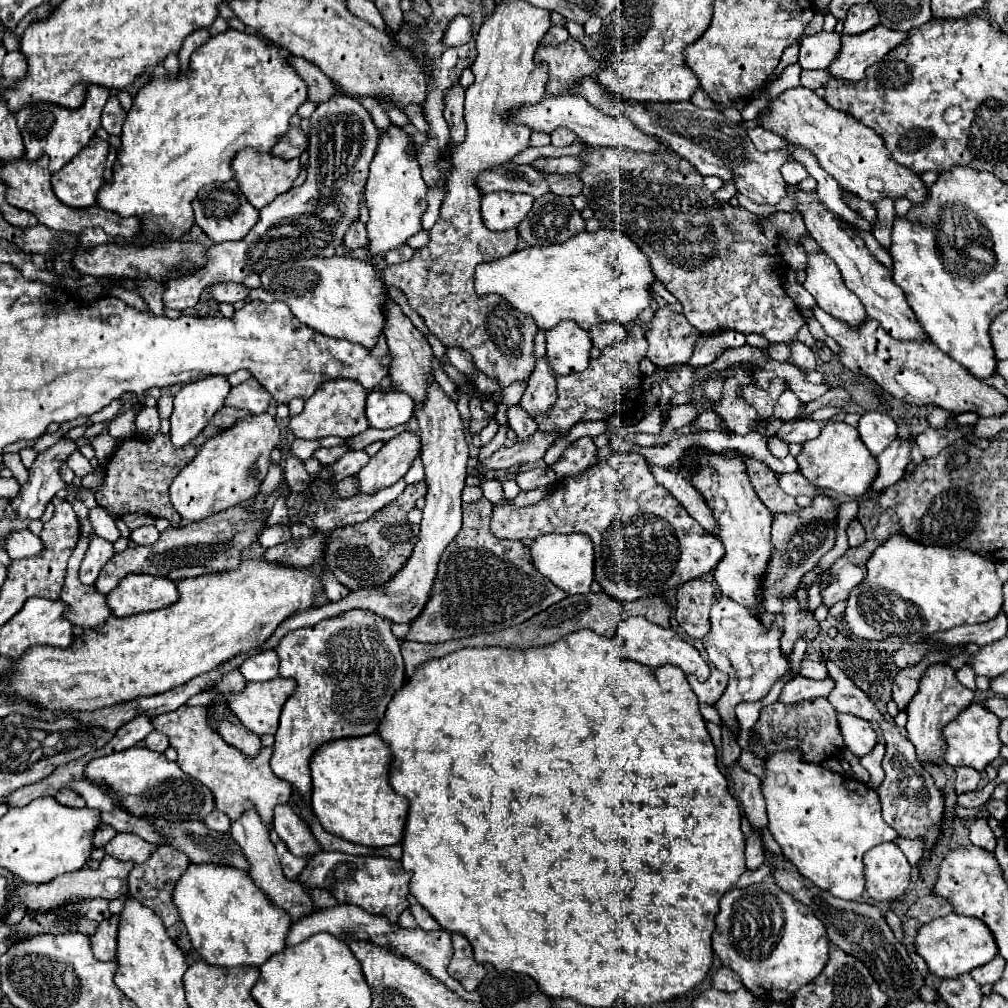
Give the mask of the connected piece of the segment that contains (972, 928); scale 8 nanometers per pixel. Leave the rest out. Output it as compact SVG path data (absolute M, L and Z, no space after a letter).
M952 912L920 928L916 936L916 952L926 960L930 974L938 978L954 978L978 966L988 964L992 958L998 956L998 946L996 946L994 934L990 932L990 928L986 928L986 924L980 918Z

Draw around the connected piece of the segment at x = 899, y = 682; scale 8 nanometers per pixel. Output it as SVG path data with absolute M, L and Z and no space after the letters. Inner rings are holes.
M932 652L930 656L926 656L920 664L916 666L910 666L910 668L904 668L898 672L896 680L894 680L894 686L892 686L892 700L896 702L896 706L900 710L906 710L906 706L910 704L910 700L916 696L918 692L918 684L920 684L920 678L922 674L926 672L928 666L936 664L938 660L946 660L946 654L940 654L940 652Z

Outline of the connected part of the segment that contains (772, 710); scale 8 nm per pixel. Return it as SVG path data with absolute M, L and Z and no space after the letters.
M818 698L818 700L808 700L802 704L792 704L792 706L782 706L780 702L774 706L768 706L762 710L760 720L752 728L750 736L750 752L762 760L768 760L768 748L766 742L770 740L780 740L780 738L790 738L794 736L800 746L798 750L802 752L802 758L806 762L824 762L838 754L844 748L844 740L840 734L840 724L838 724L838 712L832 708L828 698Z

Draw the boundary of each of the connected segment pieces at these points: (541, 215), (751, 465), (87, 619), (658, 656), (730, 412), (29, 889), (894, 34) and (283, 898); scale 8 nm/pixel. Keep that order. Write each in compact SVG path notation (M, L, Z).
M552 192L536 198L532 210L518 226L518 234L528 246L562 244L582 230L584 220L570 198Z
M724 450L724 456L726 458L734 458L734 456L742 456L746 468L748 468L748 476L752 480L752 486L758 494L758 498L766 504L766 508L772 512L772 514L788 514L788 512L798 512L800 506L796 504L794 496L788 496L782 492L780 484L778 484L778 478L780 474L778 472L772 472L764 462L756 460L756 458L750 458L750 456L744 456L742 452L738 450Z
M80 536L78 546L74 548L70 562L68 562L68 574L66 582L60 594L60 600L64 600L70 608L66 610L66 618L80 628L102 628L106 620L112 616L112 610L106 602L106 594L100 594L94 586L86 586L78 578L78 568L84 558L84 552L88 548L88 538Z
M632 616L630 620L624 620L618 626L618 634L624 638L624 646L622 646L624 652L622 652L622 656L628 658L628 660L634 660L634 662L644 664L644 666L672 664L672 666L678 666L684 674L694 674L700 682L708 680L708 676L710 676L710 668L702 660L700 652L692 644L682 640L672 628L660 628L660 626L650 624L642 616Z
M736 368L734 372L728 372L730 378L724 382L724 396L722 402L714 406L714 412L726 422L726 428L730 432L736 434L746 434L750 430L754 430L758 426L758 412L746 404L746 400L742 400L736 394L736 388L740 384L752 384L752 376L744 374L742 368Z
M104 856L98 868L82 868L78 872L70 872L66 876L58 876L52 882L46 884L22 884L18 890L18 896L10 898L8 904L18 904L24 902L28 912L48 912L50 908L58 908L68 904L72 898L90 898L90 896L102 896L108 900L114 900L122 894L128 894L128 874L134 864L126 864L120 860L114 860L110 856Z
M882 24L872 30L856 36L842 34L842 52L834 64L830 64L828 72L834 78L844 78L850 82L858 82L864 78L864 70L872 66L876 60L886 56L890 50L908 42L910 34L900 30L890 30Z
M248 808L236 822L232 822L230 834L240 844L242 852L246 854L246 858L250 862L250 876L254 878L254 884L258 884L258 888L262 888L270 896L270 900L274 900L274 904L278 904L280 908L290 912L292 920L300 920L302 916L312 912L310 896L302 890L302 886L298 882L286 880L286 876L282 874L280 862L276 858L276 848L270 842L270 828L262 822L262 818L258 816L258 812L254 808Z

